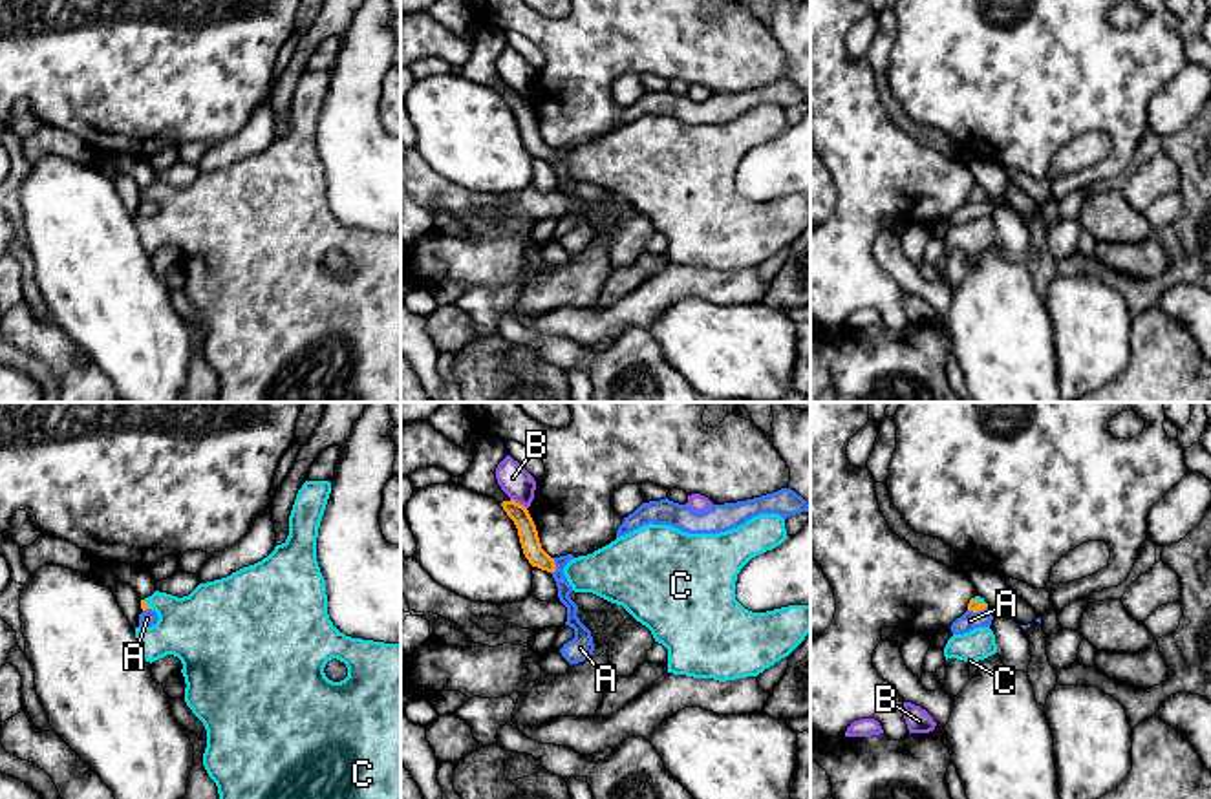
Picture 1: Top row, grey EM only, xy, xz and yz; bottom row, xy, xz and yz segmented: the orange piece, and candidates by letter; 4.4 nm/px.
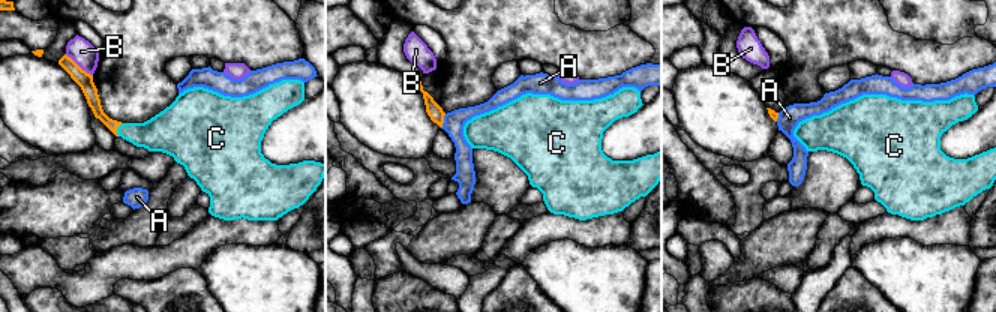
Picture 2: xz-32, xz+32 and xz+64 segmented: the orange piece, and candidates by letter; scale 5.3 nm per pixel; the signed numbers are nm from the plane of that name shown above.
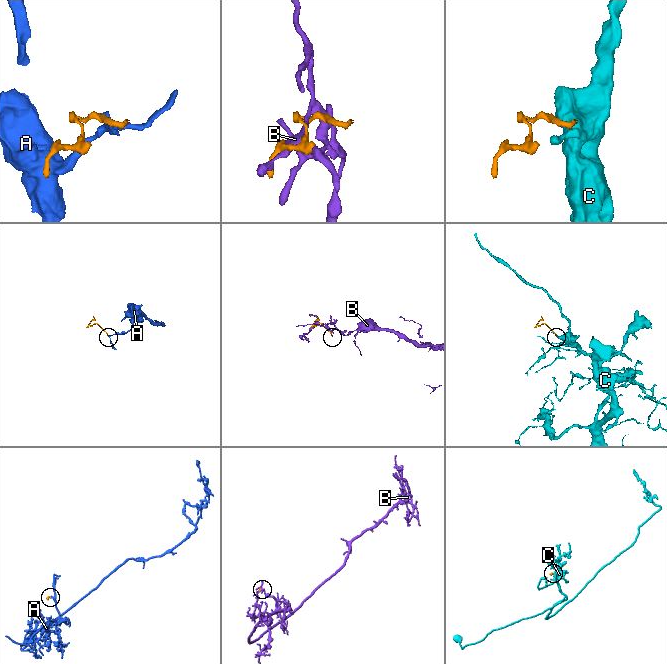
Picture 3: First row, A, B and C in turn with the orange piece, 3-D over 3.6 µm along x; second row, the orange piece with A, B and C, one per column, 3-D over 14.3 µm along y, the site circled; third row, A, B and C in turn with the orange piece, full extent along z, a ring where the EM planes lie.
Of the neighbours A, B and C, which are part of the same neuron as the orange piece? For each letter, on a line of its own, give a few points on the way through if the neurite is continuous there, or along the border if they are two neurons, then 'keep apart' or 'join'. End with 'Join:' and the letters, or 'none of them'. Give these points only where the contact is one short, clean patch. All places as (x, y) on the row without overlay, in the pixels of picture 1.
A: along xz (551, 149), (553, 163) | keep apart
B: keep apart
C: across yz (974, 196), (977, 192), (981, 191) | join
Join: C

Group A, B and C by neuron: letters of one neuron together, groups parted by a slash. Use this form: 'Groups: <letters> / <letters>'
Groups: A / B / C

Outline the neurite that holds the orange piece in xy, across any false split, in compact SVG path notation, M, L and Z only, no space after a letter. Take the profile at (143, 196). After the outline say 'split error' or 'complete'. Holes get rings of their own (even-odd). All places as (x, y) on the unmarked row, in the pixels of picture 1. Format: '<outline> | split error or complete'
M305 71L296 84L289 126L262 152L243 157L227 168L199 174L188 186L177 188L155 181L141 190L141 199L152 199L159 210L152 218L135 218L135 229L146 252L174 245L183 254L185 293L207 320L203 357L216 373L220 391L218 402L401 402L401 234L384 234L351 229L340 223L327 205L326 170L316 152L318 117L331 84L329 71ZM337 249L346 254L348 267L333 272L326 267L326 254Z | split error

